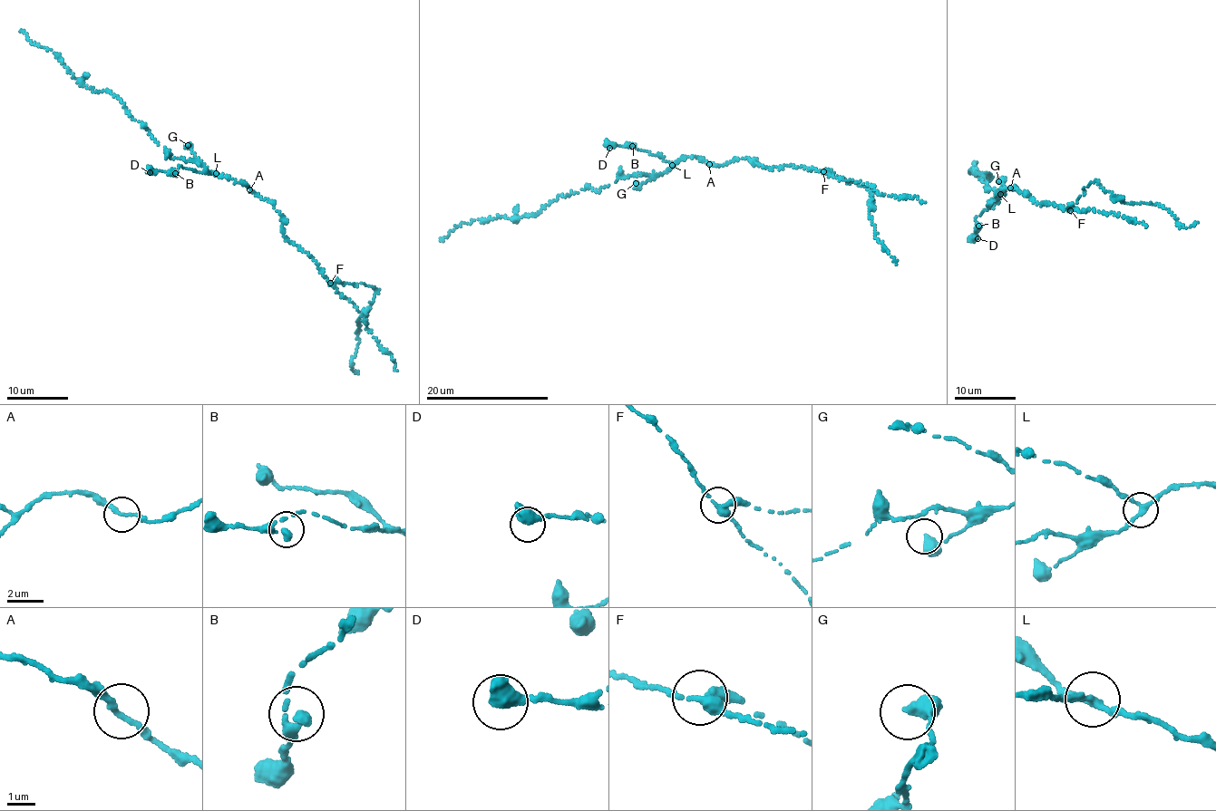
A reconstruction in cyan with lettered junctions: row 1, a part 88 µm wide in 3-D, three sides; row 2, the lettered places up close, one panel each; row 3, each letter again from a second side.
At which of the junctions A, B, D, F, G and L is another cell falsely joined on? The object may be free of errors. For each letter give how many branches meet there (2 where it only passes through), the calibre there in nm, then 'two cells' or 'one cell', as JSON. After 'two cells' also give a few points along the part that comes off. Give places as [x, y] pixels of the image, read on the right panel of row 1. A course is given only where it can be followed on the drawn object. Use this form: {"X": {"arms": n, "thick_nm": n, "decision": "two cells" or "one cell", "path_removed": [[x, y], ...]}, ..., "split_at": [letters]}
{"A": {"arms": 2, "thick_nm": 240, "decision": "one cell"}, "B": {"arms": 2, "thick_nm": 280, "decision": "one cell"}, "D": {"arms": 2, "thick_nm": 400, "decision": "one cell"}, "F": {"arms": 3, "thick_nm": 280, "decision": "two cells", "path_removed": [[1070, 210], [1084, 188], [1097, 181], [1107, 192], [1130, 202], [1159, 204], [1179, 223], [1190, 227], [1197, 223]]}, "G": {"arms": 2, "thick_nm": 360, "decision": "one cell"}, "L": {"arms": 3, "thick_nm": 240, "decision": "one cell"}, "split_at": ["F"]}

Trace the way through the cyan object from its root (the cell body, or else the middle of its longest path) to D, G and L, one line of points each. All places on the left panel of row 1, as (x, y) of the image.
D: (249, 190), (229, 178), (181, 167), (170, 172), (150, 172)
G: (249, 190), (241, 183), (209, 171), (195, 159), (188, 145)
L: (249, 190), (241, 183), (216, 173)

